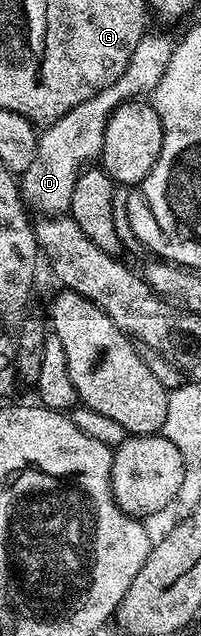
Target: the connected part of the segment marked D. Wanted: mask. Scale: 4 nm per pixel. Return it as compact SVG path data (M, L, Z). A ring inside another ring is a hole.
M143 35L117 82L105 86L105 90L93 98L81 102L81 106L73 106L73 110L66 112L59 120L50 121L39 132L37 154L33 162L29 162L29 170L21 174L21 196L30 207L32 204L39 214L63 214L70 209L73 186L80 172L92 161L89 159L102 153L103 131L108 117L123 101L142 97L142 92L154 93L157 82L161 82L161 74L165 74L169 66L172 47L173 40L167 36Z

